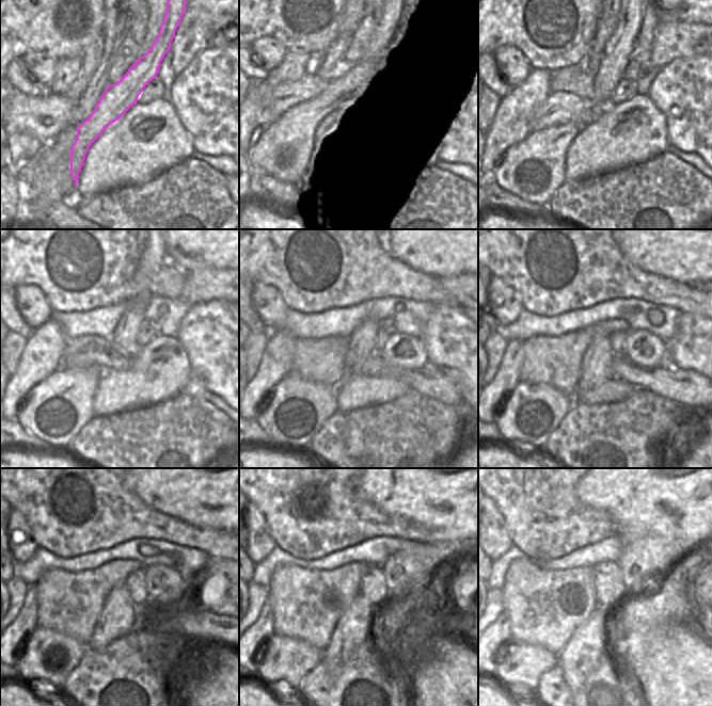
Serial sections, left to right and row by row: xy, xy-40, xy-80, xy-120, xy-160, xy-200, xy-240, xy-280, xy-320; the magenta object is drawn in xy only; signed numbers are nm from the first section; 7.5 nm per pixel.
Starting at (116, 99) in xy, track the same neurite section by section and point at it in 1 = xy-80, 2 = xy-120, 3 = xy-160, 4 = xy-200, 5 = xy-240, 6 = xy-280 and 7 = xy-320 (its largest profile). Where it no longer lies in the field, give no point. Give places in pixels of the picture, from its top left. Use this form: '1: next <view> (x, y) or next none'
1: next xy-80 (533, 170)
2: next xy-120 (54, 411)
3: next xy-160 (299, 407)
4: next xy-200 (534, 411)
5: next xy-240 (50, 656)
6: next xy-280 (286, 660)
7: next xy-320 (519, 664)

